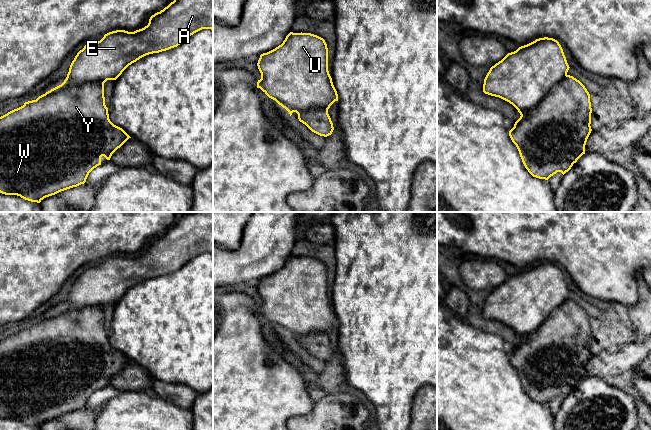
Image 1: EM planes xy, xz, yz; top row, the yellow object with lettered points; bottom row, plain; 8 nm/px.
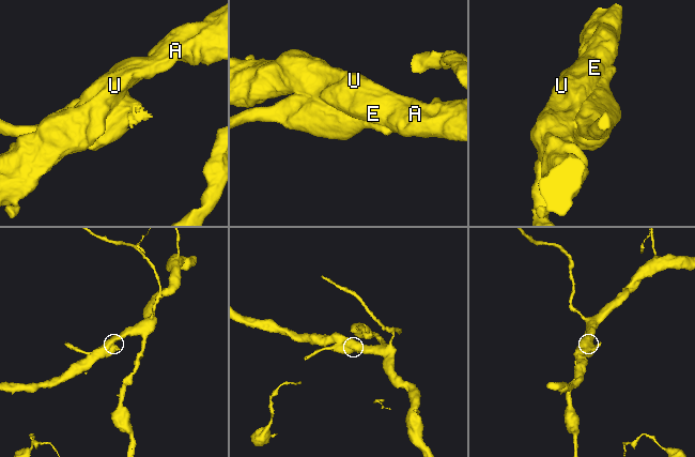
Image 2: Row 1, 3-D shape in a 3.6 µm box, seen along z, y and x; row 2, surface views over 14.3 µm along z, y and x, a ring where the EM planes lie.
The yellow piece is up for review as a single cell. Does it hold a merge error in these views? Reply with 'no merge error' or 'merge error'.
merge error

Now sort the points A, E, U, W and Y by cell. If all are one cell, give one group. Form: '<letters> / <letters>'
A E U / W Y

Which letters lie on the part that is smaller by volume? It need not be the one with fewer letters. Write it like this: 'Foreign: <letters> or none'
Foreign: W, Y

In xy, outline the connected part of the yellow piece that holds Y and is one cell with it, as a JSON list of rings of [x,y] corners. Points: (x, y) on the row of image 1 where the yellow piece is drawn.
[[[61,84],[0,117],[0,193],[40,203],[46,197],[84,184],[89,173],[101,165],[101,157],[110,160],[112,154],[129,138],[122,128],[109,119],[104,84]]]

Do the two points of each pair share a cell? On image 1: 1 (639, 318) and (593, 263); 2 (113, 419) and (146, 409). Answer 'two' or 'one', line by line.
1: two
2: one

